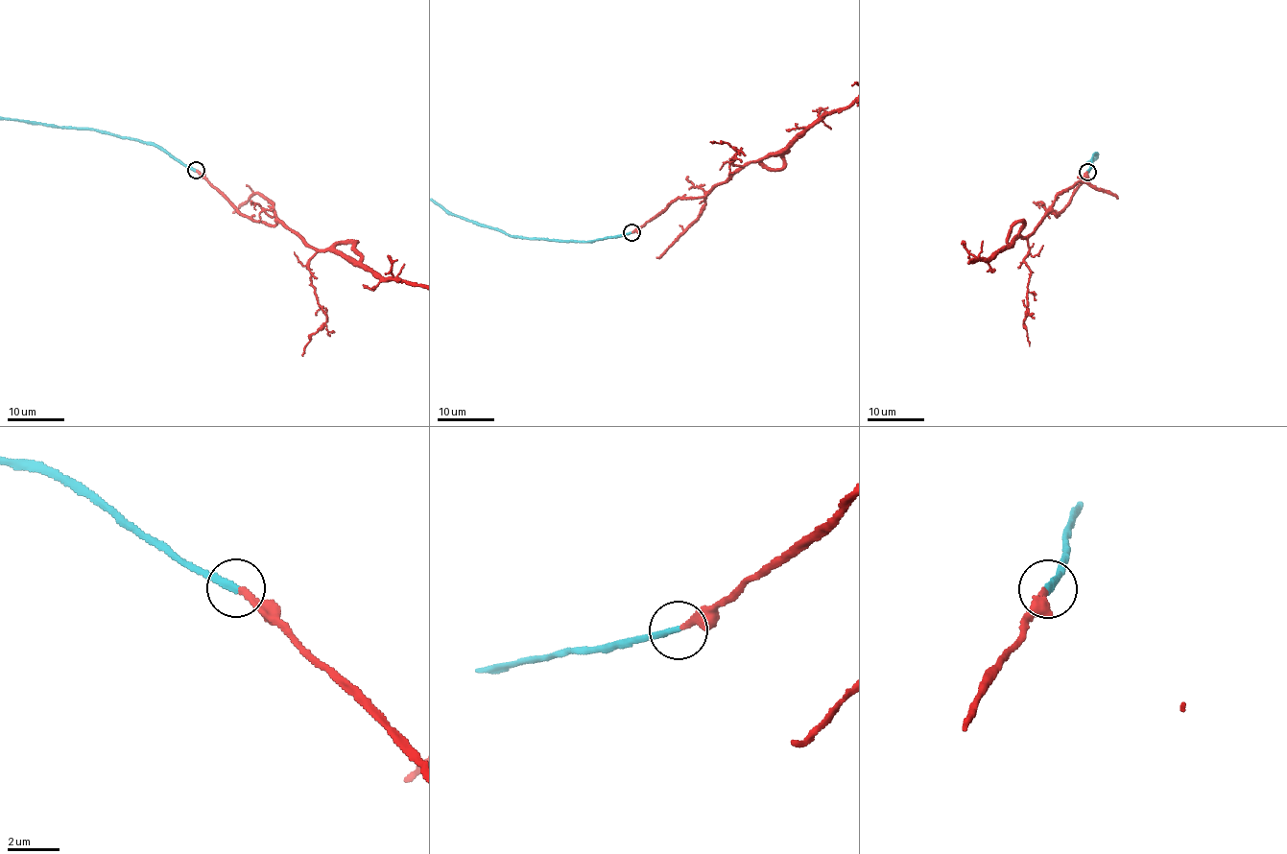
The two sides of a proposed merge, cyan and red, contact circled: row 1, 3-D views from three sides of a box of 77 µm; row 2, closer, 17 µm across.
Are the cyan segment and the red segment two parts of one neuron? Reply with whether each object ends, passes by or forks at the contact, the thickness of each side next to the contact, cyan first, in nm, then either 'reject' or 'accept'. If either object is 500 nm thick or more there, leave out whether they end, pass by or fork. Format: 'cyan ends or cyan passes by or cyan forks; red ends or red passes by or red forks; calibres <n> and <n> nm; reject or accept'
cyan ends; red ends; calibres 280 and 240 nm; accept

